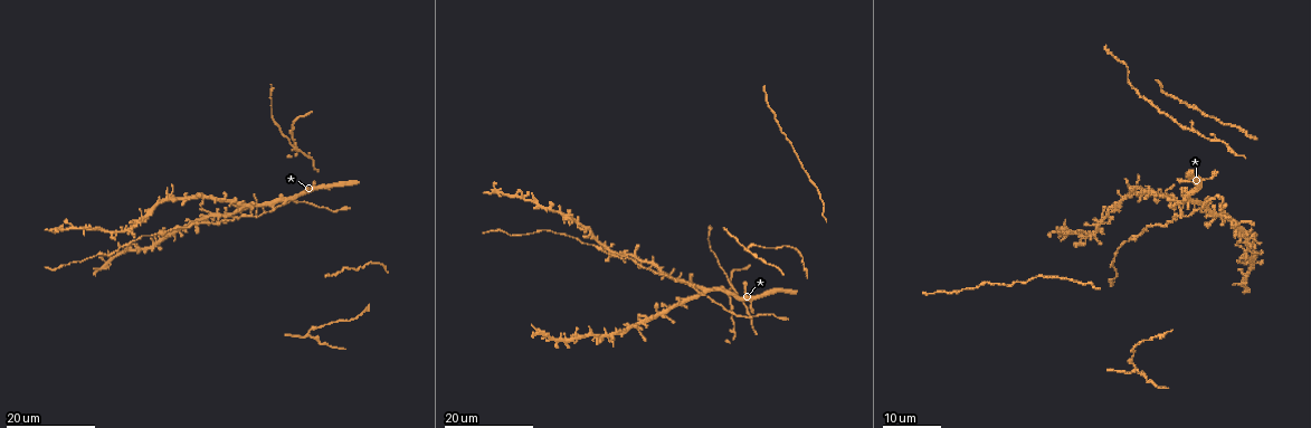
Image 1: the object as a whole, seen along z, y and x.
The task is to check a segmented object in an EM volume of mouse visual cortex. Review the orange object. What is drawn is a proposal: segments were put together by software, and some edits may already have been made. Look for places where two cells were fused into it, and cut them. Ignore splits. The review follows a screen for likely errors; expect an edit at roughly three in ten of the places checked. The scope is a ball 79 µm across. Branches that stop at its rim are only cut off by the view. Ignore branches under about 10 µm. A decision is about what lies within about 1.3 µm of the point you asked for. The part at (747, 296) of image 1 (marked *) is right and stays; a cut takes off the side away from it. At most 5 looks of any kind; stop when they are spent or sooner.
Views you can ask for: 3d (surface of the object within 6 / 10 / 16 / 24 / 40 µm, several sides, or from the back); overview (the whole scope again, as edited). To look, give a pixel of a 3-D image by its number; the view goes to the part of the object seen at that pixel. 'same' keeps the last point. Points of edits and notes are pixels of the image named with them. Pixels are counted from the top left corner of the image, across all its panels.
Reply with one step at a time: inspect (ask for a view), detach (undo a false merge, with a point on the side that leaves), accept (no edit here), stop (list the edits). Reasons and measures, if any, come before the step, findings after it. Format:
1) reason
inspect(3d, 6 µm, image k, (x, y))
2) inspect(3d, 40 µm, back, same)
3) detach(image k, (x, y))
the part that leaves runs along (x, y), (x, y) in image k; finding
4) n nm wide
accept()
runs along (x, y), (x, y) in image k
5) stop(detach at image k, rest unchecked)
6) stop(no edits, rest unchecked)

arms part here
inspect(3d, 16 µm, image 1, (1193, 128))

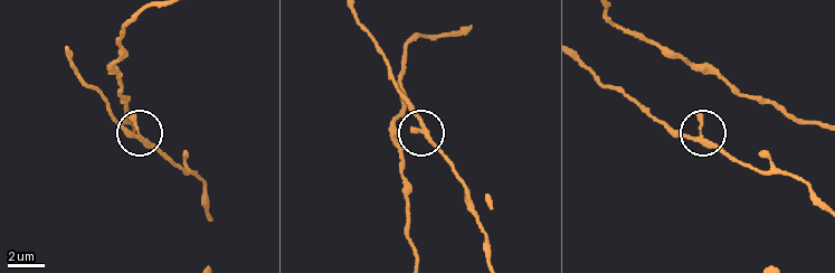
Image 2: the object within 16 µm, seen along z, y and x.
closer look
inspect(3d, 10 µm, image 2, (421, 127))

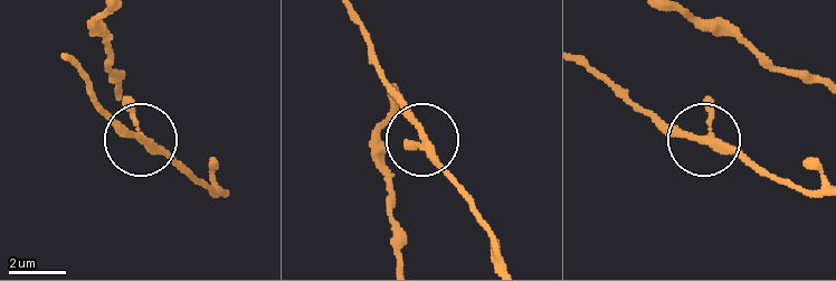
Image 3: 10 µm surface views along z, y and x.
220 nm wide
accept()
continuous, no second cell

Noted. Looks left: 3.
calibre changes
inspect(3d, 16 µm, image 1, (597, 245))

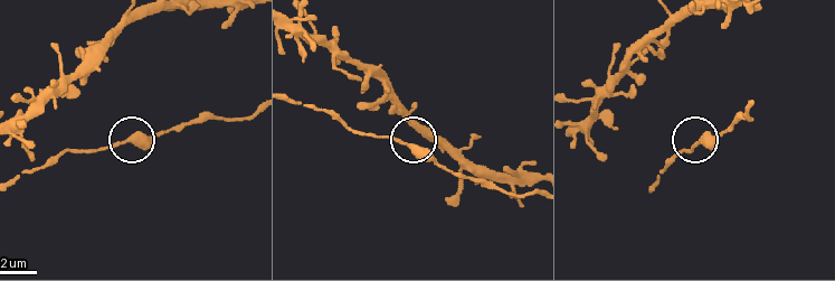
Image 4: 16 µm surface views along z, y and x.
inspect(3d, 10 µm, image 4, (405, 145))

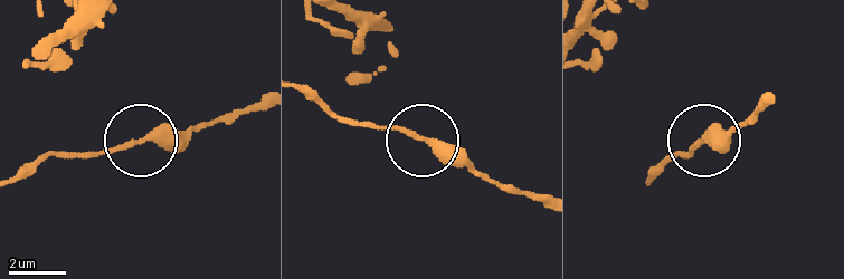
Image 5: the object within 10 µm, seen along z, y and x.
accept()
all the same cell

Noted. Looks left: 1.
stop(no edits, rest unchecked)

